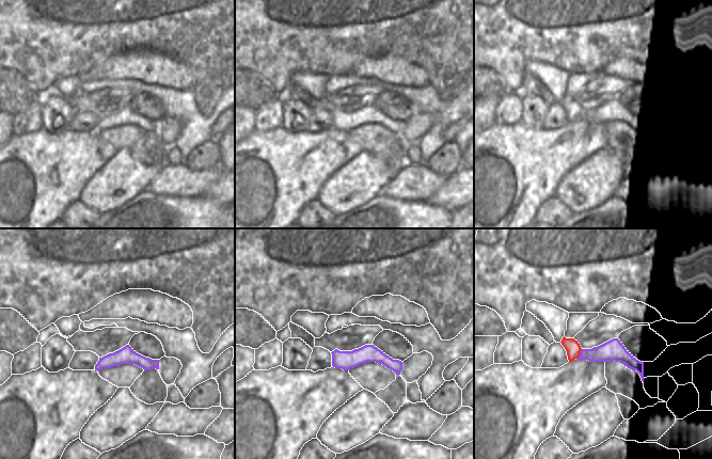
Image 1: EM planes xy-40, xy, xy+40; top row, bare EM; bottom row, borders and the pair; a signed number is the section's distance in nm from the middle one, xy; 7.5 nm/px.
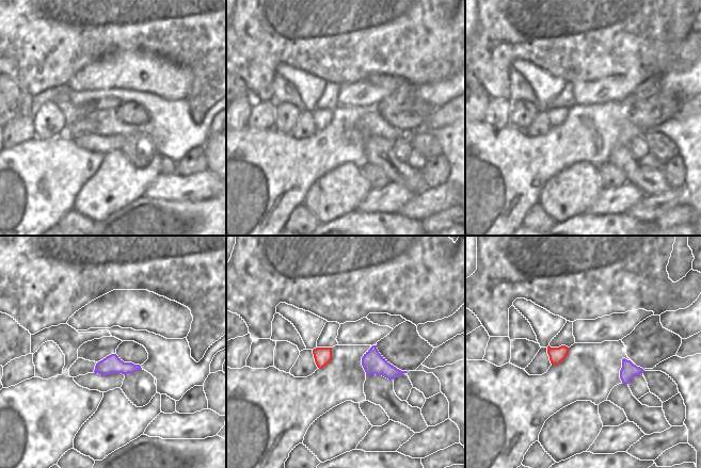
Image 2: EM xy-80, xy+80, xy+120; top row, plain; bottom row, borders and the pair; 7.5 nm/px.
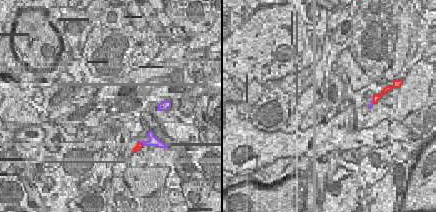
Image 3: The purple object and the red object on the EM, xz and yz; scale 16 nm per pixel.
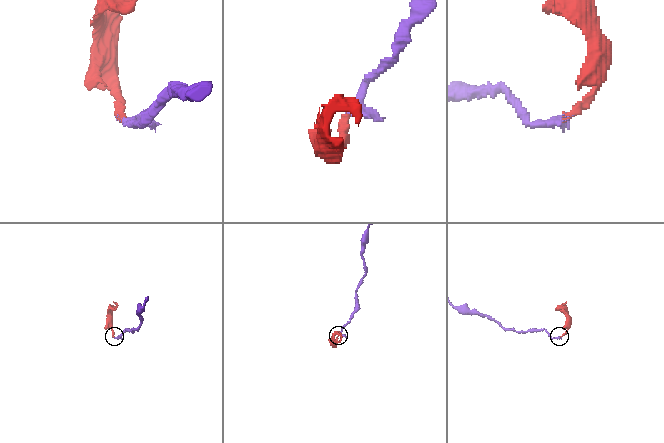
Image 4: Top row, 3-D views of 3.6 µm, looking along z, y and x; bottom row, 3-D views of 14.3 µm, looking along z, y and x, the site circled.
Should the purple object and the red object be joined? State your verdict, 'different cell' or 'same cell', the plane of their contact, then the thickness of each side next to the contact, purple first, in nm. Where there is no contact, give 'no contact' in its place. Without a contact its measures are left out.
different cell; contact in xy+40; calibres 160 and 110 nm

